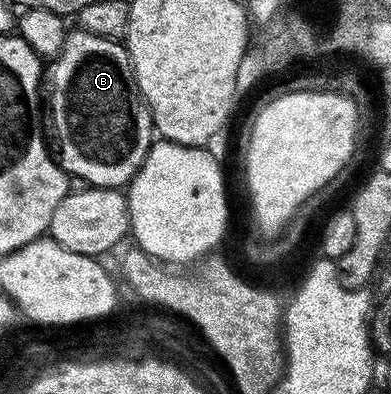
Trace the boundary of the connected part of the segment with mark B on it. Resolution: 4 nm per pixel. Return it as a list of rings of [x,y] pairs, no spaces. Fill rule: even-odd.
[[[76,28],[67,35],[64,46],[59,54],[51,59],[52,67],[46,70],[46,102],[52,105],[52,126],[56,129],[56,138],[60,141],[60,154],[58,161],[65,174],[74,177],[82,177],[89,186],[110,186],[113,188],[124,188],[131,183],[132,178],[139,172],[140,165],[146,160],[148,149],[152,147],[154,141],[154,127],[152,124],[152,113],[148,111],[148,105],[144,103],[144,97],[140,94],[140,89],[134,76],[132,61],[128,55],[127,45],[111,38],[94,36],[90,32]]]

